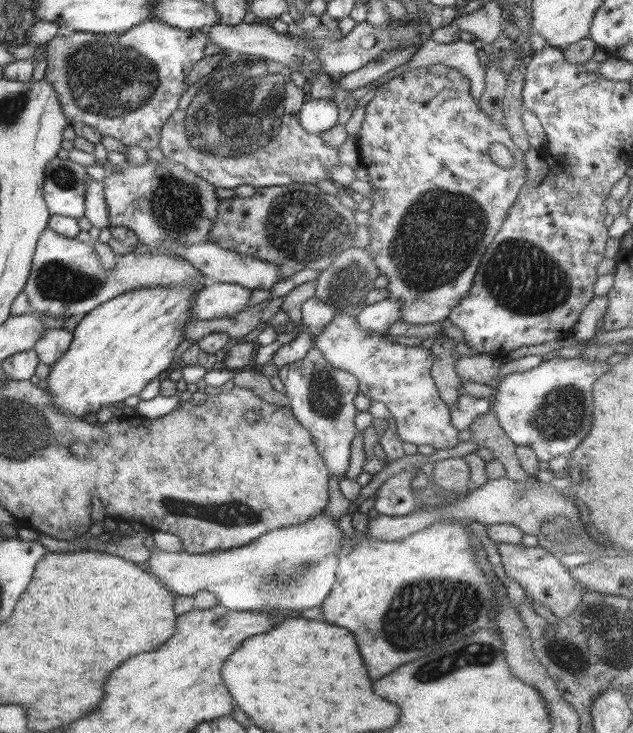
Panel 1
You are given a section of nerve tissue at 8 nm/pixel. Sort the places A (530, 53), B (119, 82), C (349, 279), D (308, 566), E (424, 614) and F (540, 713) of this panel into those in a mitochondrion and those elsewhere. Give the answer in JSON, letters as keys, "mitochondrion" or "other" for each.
{"A":"other","B":"mitochondrion","C":"mitochondrion","D":"mitochondrion","E":"mitochondrion","F":"other"}

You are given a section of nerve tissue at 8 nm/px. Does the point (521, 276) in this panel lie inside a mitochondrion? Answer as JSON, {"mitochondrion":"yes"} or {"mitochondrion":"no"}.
{"mitochondrion":"yes"}

